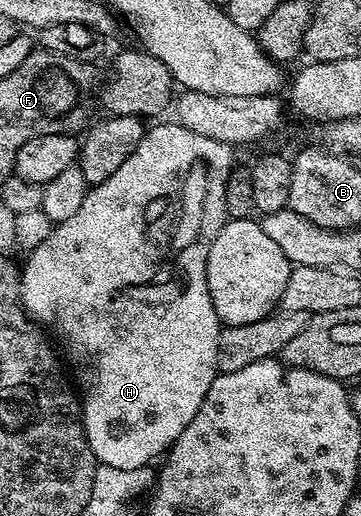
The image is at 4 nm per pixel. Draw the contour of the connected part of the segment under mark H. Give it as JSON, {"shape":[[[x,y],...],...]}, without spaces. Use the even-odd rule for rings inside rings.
{"shape":[[[179,124],[171,125],[172,126],[156,126],[153,130],[151,127],[151,129],[145,133],[143,140],[138,144],[138,148],[134,148],[134,152],[130,152],[130,156],[126,156],[126,160],[122,160],[122,168],[118,168],[118,172],[114,172],[114,176],[102,180],[102,184],[92,186],[87,196],[82,200],[82,208],[78,208],[78,212],[74,212],[74,216],[70,216],[70,220],[62,220],[51,227],[52,231],[33,248],[32,255],[29,256],[28,263],[24,266],[24,275],[20,278],[20,290],[18,286],[18,296],[22,301],[23,309],[27,311],[41,327],[47,328],[49,331],[51,331],[50,329],[56,330],[57,336],[68,345],[68,354],[72,357],[73,364],[80,366],[76,372],[74,371],[74,374],[78,379],[79,385],[84,385],[84,390],[82,388],[82,421],[84,423],[84,435],[88,441],[88,446],[92,450],[92,455],[96,457],[97,463],[99,463],[100,466],[118,468],[122,472],[143,470],[149,465],[147,462],[154,461],[156,457],[159,459],[161,456],[167,455],[168,451],[172,449],[173,444],[178,440],[178,436],[182,436],[186,424],[190,424],[190,420],[194,420],[198,408],[202,408],[202,400],[206,396],[206,392],[210,392],[210,384],[218,373],[216,361],[218,360],[218,336],[222,329],[222,323],[214,312],[214,304],[210,300],[208,281],[206,280],[206,260],[210,256],[210,243],[214,240],[214,236],[218,236],[218,232],[224,227],[225,221],[228,218],[228,209],[226,208],[226,184],[228,183],[229,172],[234,169],[234,162],[232,162],[233,147],[226,142],[210,140],[210,136],[198,136],[198,132],[190,132],[190,128],[186,128],[185,126]]]}

